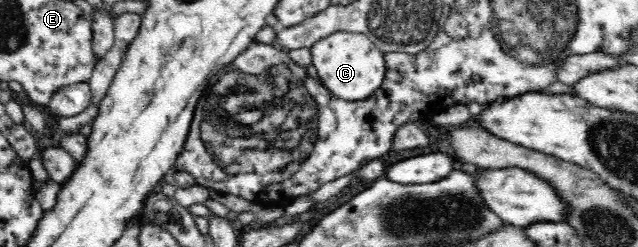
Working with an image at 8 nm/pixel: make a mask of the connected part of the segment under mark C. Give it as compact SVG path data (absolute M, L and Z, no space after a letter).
M336 31L313 44L313 65L319 71L321 83L333 96L347 101L361 101L371 97L383 85L387 64L385 54L362 33Z

